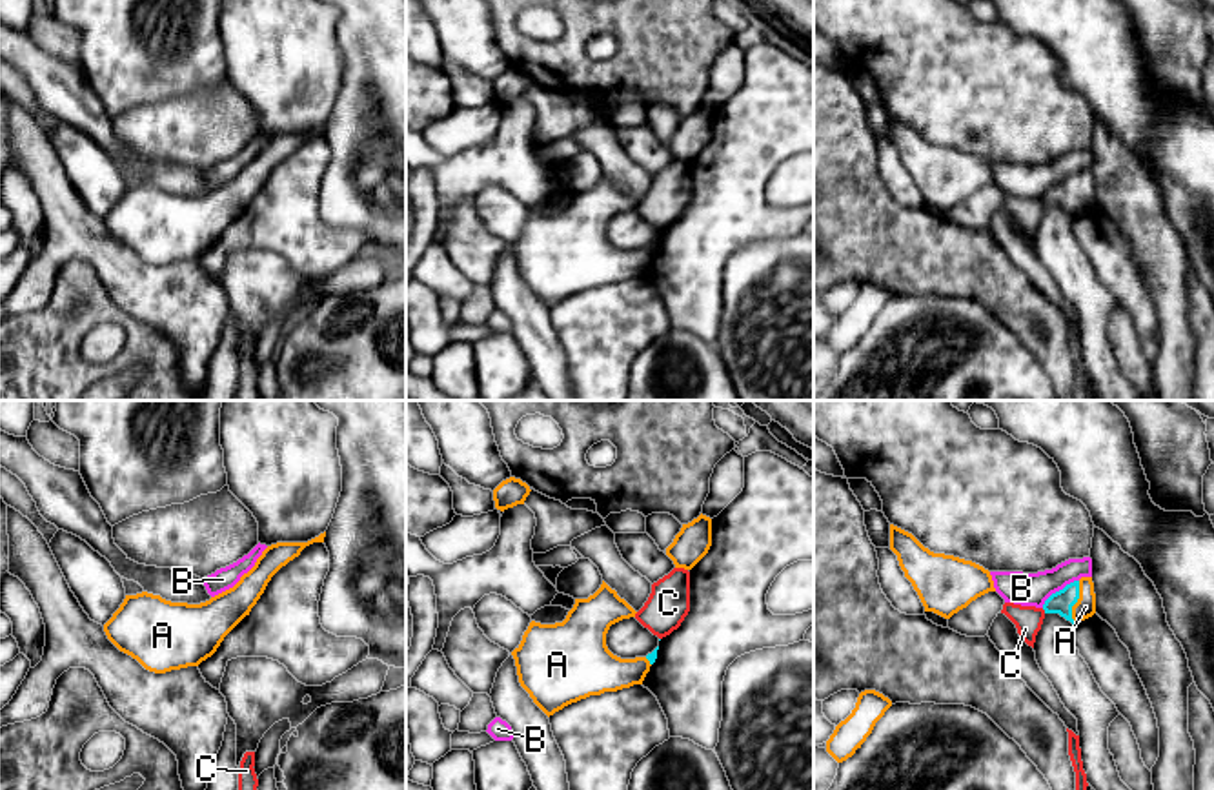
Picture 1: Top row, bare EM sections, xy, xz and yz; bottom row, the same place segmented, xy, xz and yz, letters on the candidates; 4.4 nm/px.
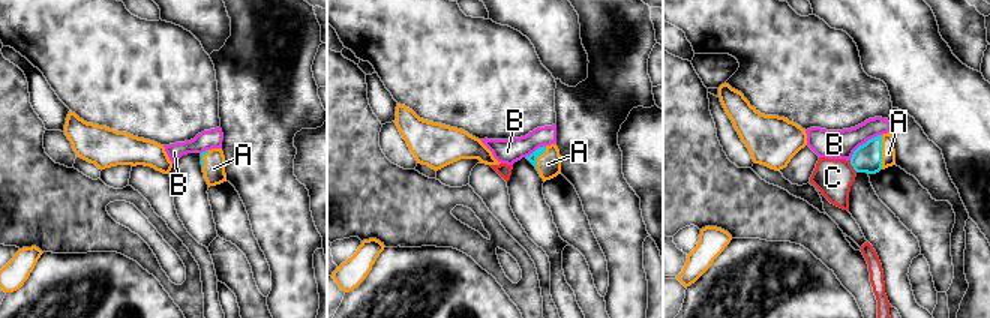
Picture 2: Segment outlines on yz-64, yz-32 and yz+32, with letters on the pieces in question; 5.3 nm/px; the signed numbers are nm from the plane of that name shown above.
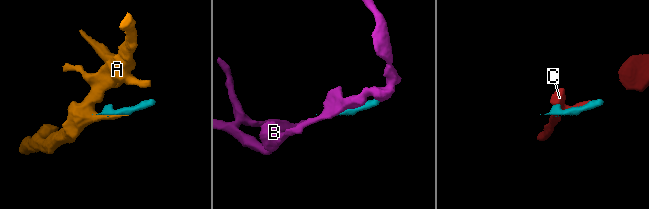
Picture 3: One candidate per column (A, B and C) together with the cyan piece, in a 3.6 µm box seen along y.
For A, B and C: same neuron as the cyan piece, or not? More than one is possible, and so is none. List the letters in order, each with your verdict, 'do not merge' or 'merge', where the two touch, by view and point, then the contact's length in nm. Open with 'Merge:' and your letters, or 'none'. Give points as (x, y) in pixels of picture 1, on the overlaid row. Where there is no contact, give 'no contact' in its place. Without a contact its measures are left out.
Merge: A
A: merge; meets cyan in yz at (1076, 601); contact 190 nm long
B: do not merge; meets cyan in yz at (1060, 590); contact 200 nm long
C: do not merge; meets cyan in yz at (1043, 608); contact 30 nm long

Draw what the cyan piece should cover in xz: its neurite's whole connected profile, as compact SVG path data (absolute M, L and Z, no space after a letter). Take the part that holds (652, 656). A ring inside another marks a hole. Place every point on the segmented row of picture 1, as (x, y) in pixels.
M602 581L593 595L575 599L562 623L531 621L521 644L511 652L521 686L550 717L590 695L642 684L659 646L635 659L621 659L606 646L610 626L635 613Z

